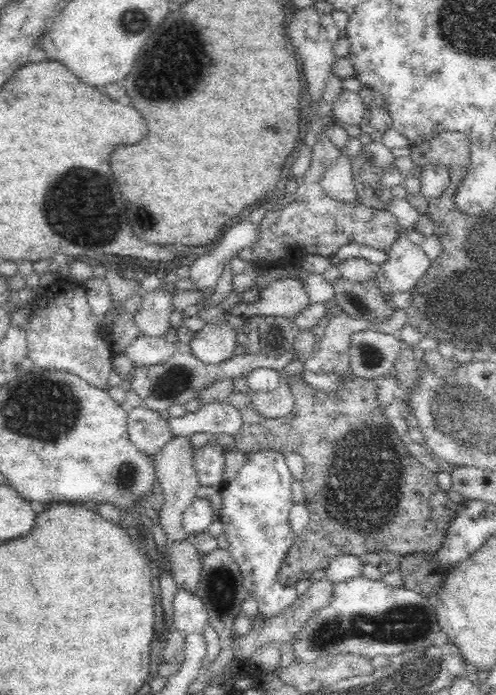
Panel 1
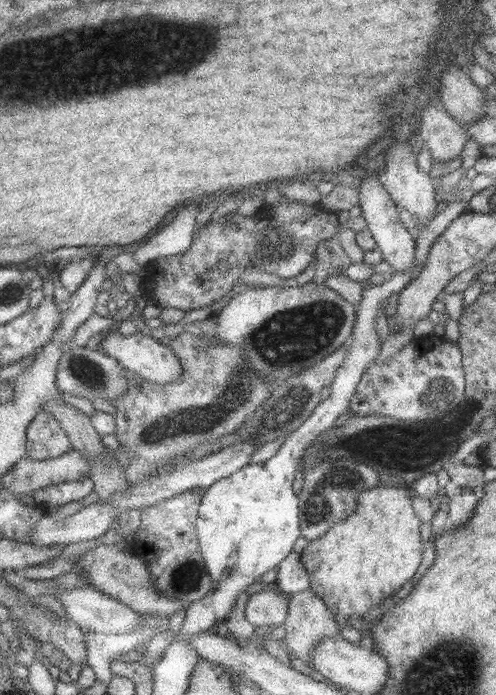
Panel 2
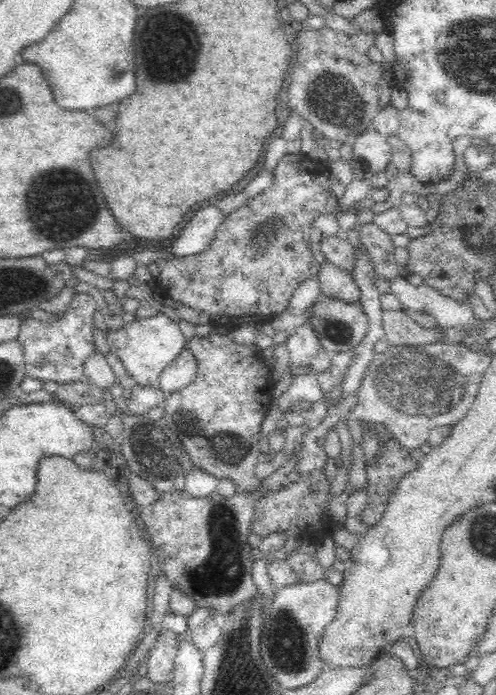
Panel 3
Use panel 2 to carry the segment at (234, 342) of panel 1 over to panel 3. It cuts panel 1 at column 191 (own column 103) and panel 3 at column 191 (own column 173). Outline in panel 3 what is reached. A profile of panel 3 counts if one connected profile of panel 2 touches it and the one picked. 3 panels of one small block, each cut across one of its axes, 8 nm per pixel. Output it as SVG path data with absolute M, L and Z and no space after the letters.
M184 344L180 354L163 370L159 385L167 394L188 386L198 374L198 357L192 353L192 347Z

